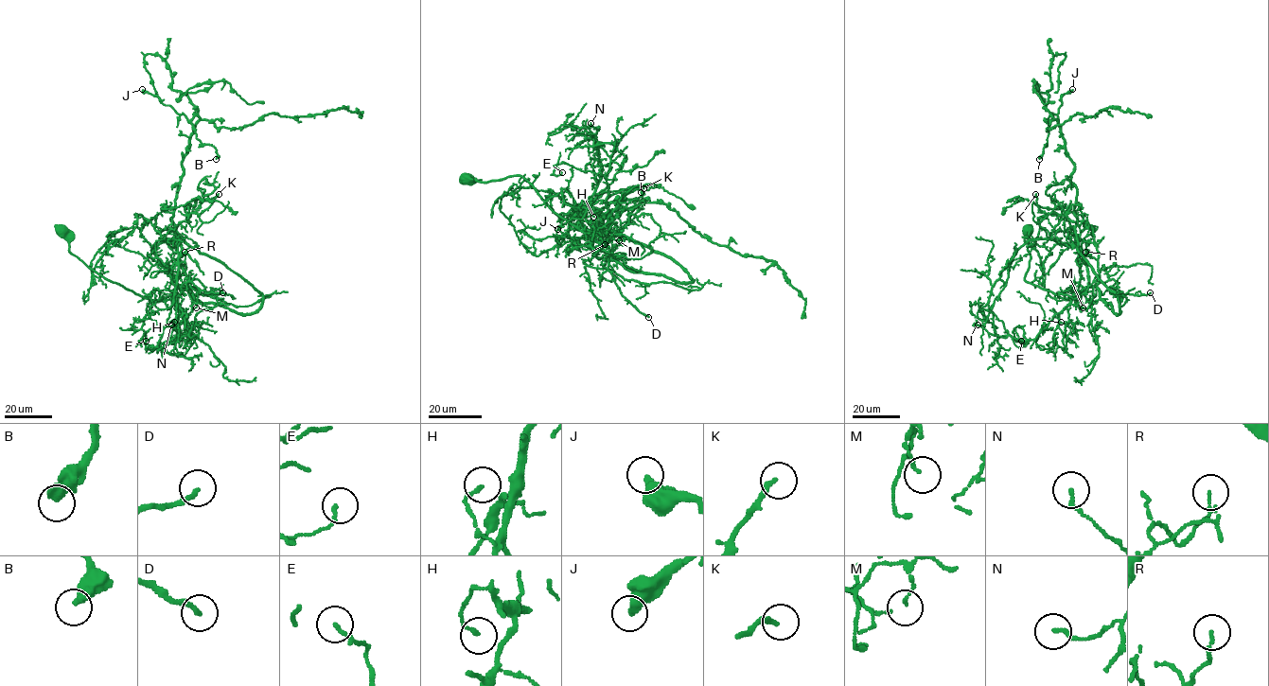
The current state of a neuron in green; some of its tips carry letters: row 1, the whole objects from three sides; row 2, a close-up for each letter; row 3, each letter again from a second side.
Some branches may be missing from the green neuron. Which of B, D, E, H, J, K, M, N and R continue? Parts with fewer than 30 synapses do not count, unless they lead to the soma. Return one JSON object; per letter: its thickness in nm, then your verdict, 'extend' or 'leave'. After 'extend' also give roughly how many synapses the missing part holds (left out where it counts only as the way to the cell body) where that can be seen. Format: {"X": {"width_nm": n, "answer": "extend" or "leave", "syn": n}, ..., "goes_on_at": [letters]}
{"B": {"width_nm": 440, "answer": "leave"}, "D": {"width_nm": 200, "answer": "leave"}, "E": {"width_nm": 160, "answer": "leave"}, "H": {"width_nm": 160, "answer": "leave"}, "J": {"width_nm": 360, "answer": "leave"}, "K": {"width_nm": 200, "answer": "leave"}, "M": {"width_nm": 100, "answer": "leave"}, "N": {"width_nm": 170, "answer": "leave"}, "R": {"width_nm": 120, "answer": "leave"}, "goes_on_at": []}

